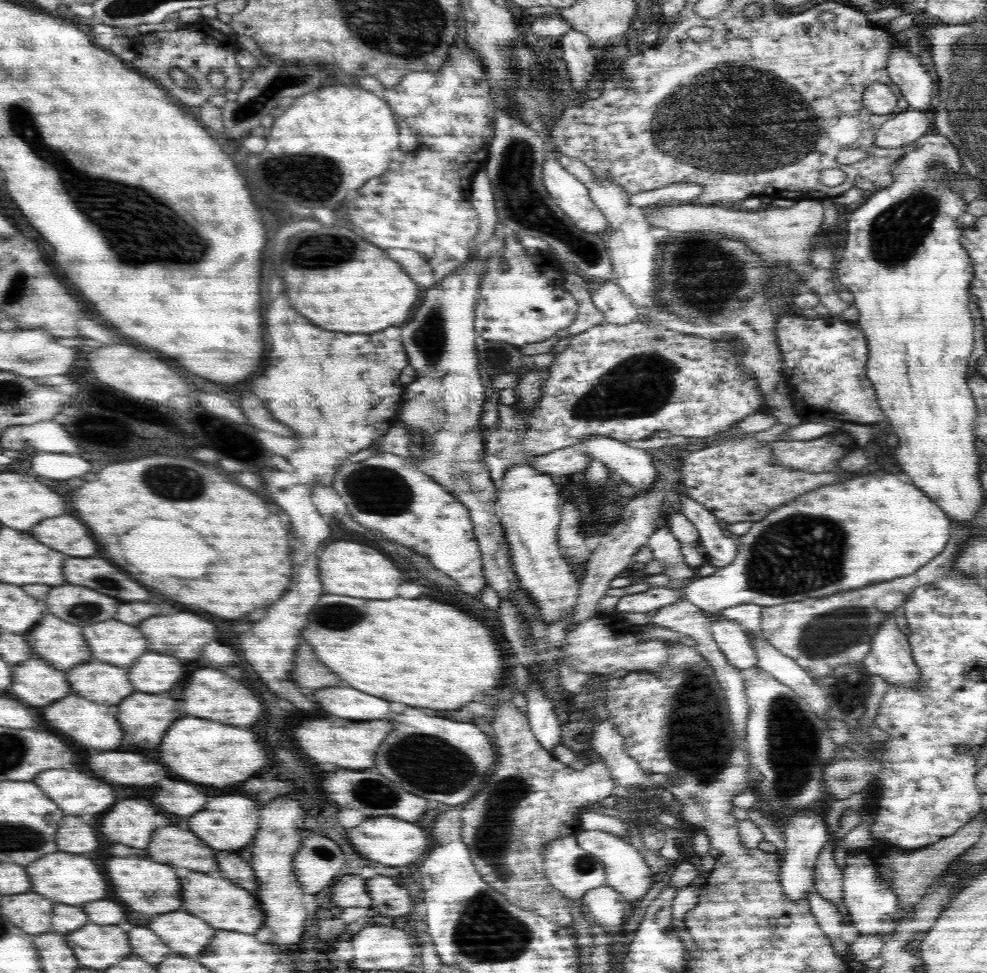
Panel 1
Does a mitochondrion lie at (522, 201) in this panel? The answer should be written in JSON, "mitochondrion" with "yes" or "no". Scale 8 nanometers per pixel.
{"mitochondrion":"yes"}

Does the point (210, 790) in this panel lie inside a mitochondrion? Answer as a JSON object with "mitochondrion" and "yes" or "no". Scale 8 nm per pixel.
{"mitochondrion":"no"}

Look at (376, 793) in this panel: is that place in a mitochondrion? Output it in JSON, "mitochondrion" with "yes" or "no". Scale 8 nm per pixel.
{"mitochondrion":"yes"}

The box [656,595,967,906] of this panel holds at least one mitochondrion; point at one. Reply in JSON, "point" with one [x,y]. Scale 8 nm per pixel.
{"point":[699,744]}

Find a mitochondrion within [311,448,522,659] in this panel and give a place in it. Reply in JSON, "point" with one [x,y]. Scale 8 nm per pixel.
{"point":[375,489]}

